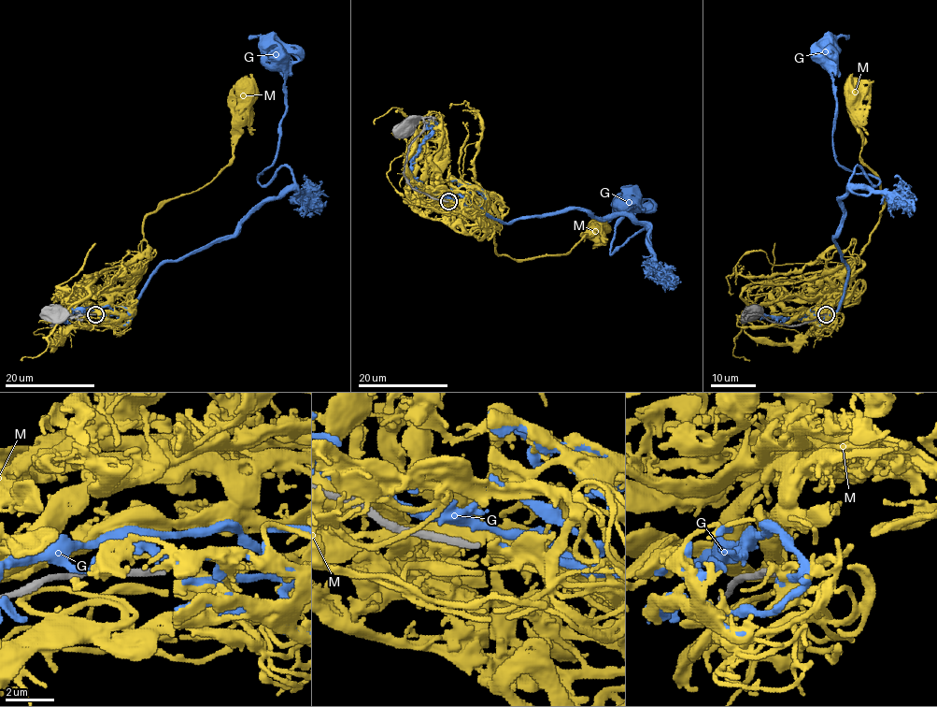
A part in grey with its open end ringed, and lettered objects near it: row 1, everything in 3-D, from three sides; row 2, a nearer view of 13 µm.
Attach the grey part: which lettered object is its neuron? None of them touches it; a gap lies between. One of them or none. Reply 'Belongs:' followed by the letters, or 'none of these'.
Belongs: none of these

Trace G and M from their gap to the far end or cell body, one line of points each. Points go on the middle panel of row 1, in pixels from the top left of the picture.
G: (451, 201), (500, 221), (580, 209), (645, 223), (611, 253), (617, 220), (639, 210), (633, 199), (622, 208)
M: (450, 202), (476, 209), (493, 223), (495, 252), (514, 259), (565, 254), (598, 226)

